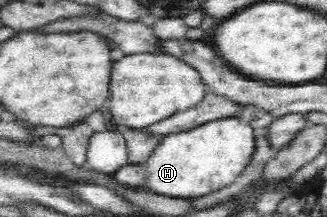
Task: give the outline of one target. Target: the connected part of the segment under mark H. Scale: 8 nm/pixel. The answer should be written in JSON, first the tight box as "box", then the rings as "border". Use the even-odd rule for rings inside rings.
{"box":[144,117,255,198],"border":[[[237,117],[219,118],[191,130],[162,135],[161,142],[144,163],[145,189],[172,198],[206,196],[237,180],[249,165],[255,148],[254,129]]]}

